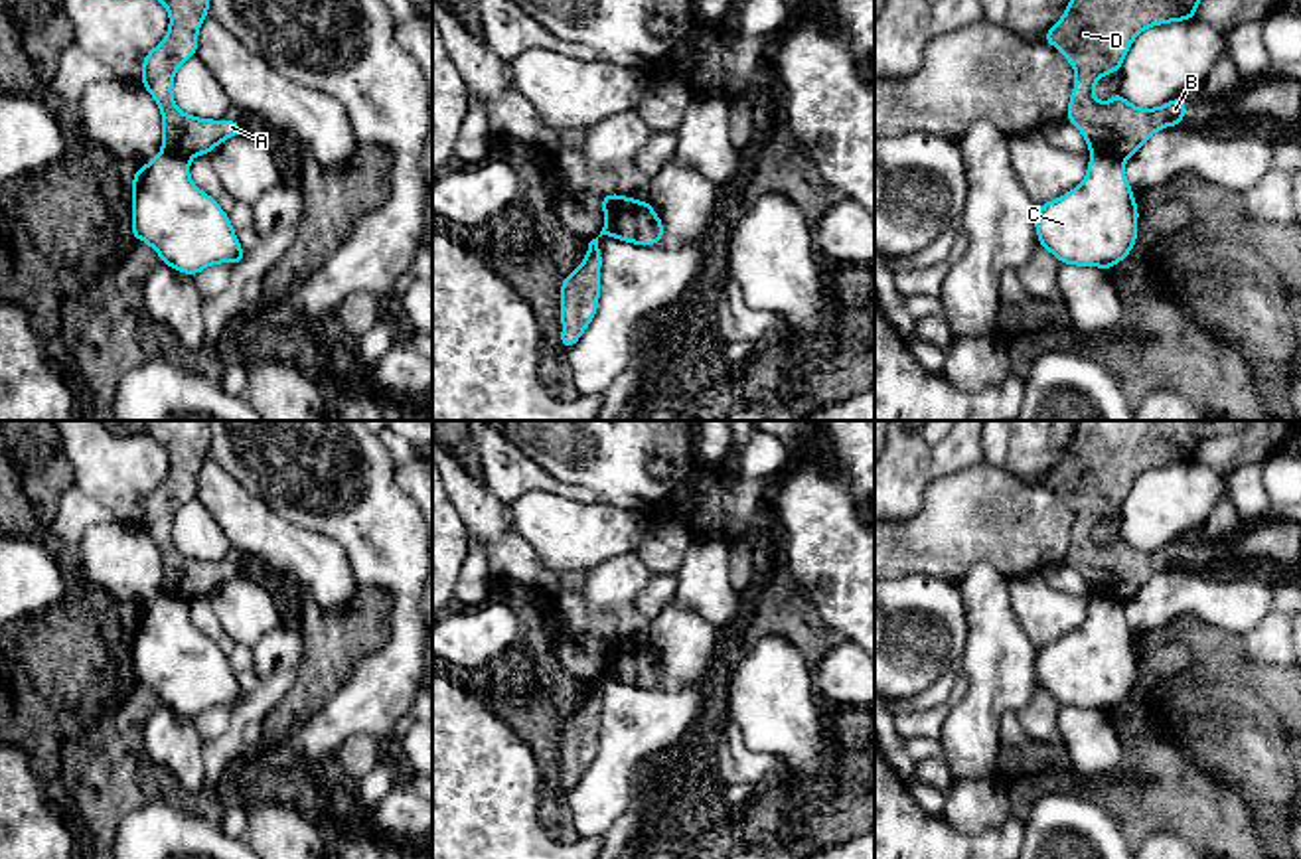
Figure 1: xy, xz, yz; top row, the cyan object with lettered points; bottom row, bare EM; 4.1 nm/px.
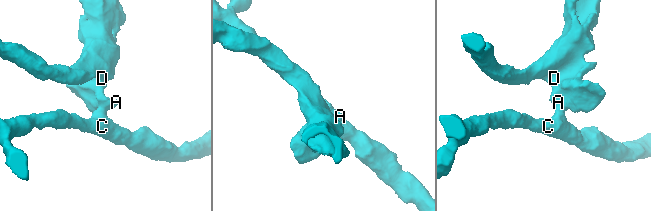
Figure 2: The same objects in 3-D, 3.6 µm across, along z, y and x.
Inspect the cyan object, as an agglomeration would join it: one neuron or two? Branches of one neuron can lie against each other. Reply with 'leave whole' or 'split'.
split

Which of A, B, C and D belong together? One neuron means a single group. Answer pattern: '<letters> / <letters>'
A B D / C

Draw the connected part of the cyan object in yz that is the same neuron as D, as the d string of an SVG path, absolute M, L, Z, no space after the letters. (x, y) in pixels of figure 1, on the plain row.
M1074 421L1074 438L1062 460L1044 476L1044 486L1058 490L1076 513L1066 563L1084 577L1090 594L1125 604L1157 573L1185 567L1185 537L1157 551L1139 551L1125 543L1119 531L1110 545L1100 545L1092 531L1102 517L1119 517L1133 482L1143 472L1196 460L1198 444L1204 438L1202 421Z

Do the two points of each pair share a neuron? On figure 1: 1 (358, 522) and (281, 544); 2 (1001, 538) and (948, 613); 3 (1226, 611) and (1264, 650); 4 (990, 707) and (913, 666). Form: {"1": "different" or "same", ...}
{"1": "different", "2": "different", "3": "different", "4": "different"}

